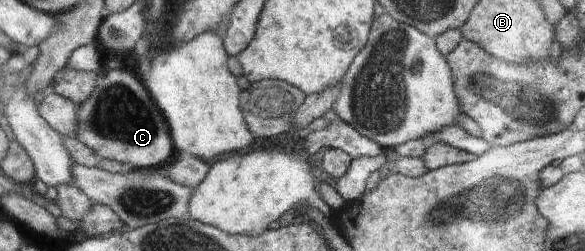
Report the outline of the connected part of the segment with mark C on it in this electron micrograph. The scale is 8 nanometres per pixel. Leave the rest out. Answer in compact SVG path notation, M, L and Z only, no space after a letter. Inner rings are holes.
M112 69L104 75L96 74L92 94L78 104L76 122L75 137L92 148L100 159L132 165L136 169L155 168L172 154L173 139L168 120L146 88L127 71Z

